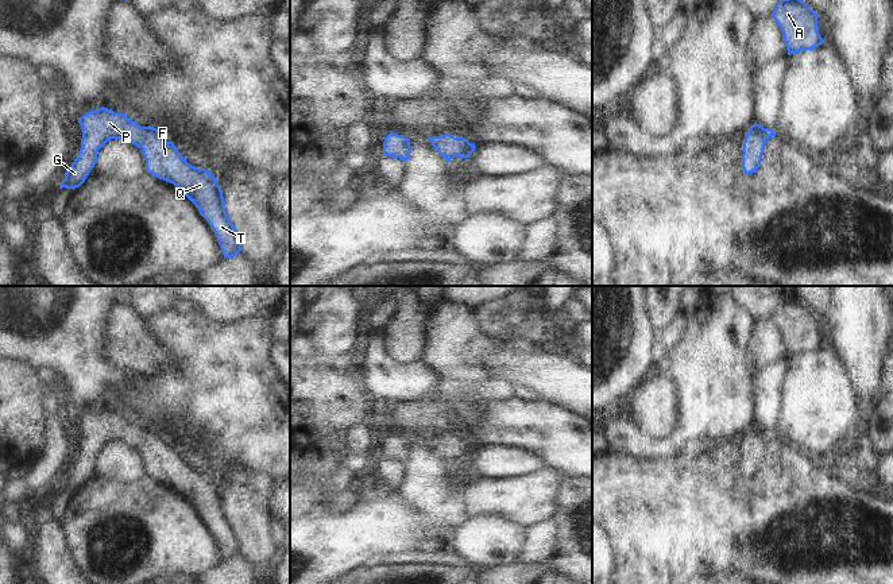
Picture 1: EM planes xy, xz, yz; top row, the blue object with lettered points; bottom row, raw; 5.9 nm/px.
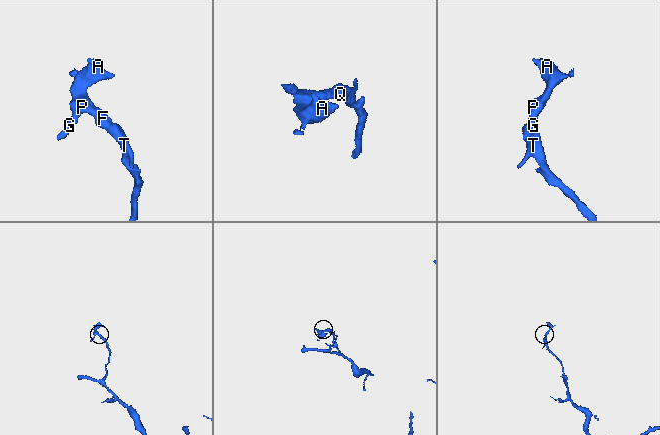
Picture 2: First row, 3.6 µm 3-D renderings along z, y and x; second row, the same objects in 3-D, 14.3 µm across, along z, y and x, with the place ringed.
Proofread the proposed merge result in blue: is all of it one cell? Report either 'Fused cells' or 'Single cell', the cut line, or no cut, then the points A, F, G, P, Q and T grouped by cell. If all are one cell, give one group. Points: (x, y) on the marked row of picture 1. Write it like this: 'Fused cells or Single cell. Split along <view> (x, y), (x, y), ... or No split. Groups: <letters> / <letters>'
Single cell. No split. Groups: A F G P Q T

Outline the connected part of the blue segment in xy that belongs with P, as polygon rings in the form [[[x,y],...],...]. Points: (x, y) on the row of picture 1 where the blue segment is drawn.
[[[103,107],[82,115],[78,123],[82,128],[81,148],[71,166],[65,167],[66,175],[65,179],[59,183],[59,189],[66,187],[74,190],[76,187],[80,187],[89,175],[89,171],[94,167],[98,150],[104,147],[105,143],[111,139],[125,139],[142,150],[146,159],[146,173],[173,183],[196,205],[200,214],[213,229],[224,258],[232,258],[241,251],[239,235],[225,212],[223,190],[219,182],[209,173],[209,170],[198,169],[188,163],[181,152],[175,148],[174,143],[167,142],[163,138],[162,131],[151,125],[142,127],[138,123],[129,120],[127,115],[115,113],[112,109]]]

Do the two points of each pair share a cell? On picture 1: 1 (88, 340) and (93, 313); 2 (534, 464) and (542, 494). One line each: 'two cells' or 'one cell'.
1: one cell
2: two cells

